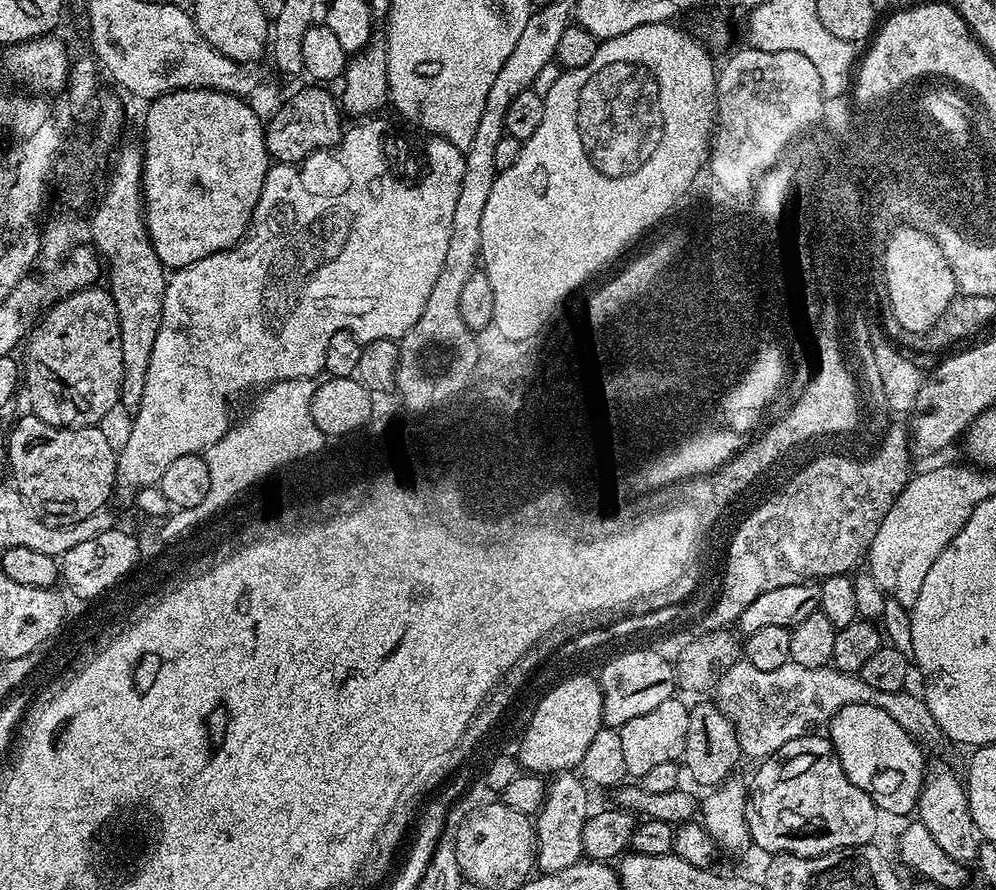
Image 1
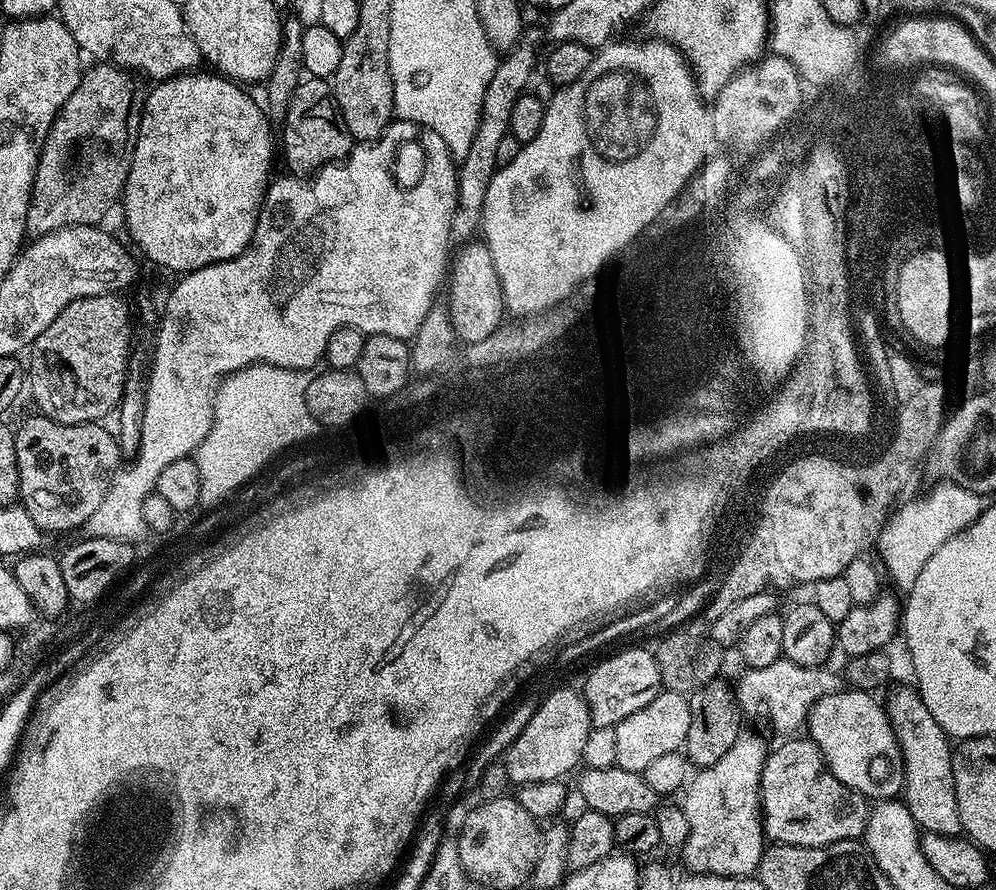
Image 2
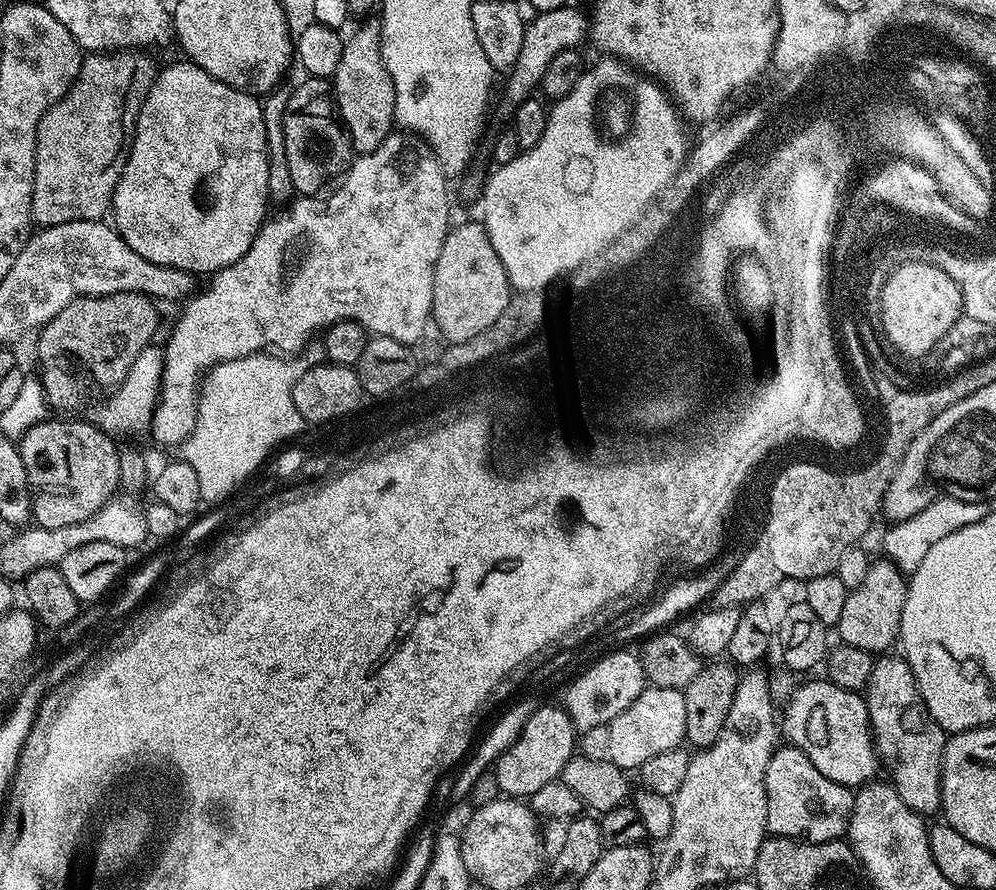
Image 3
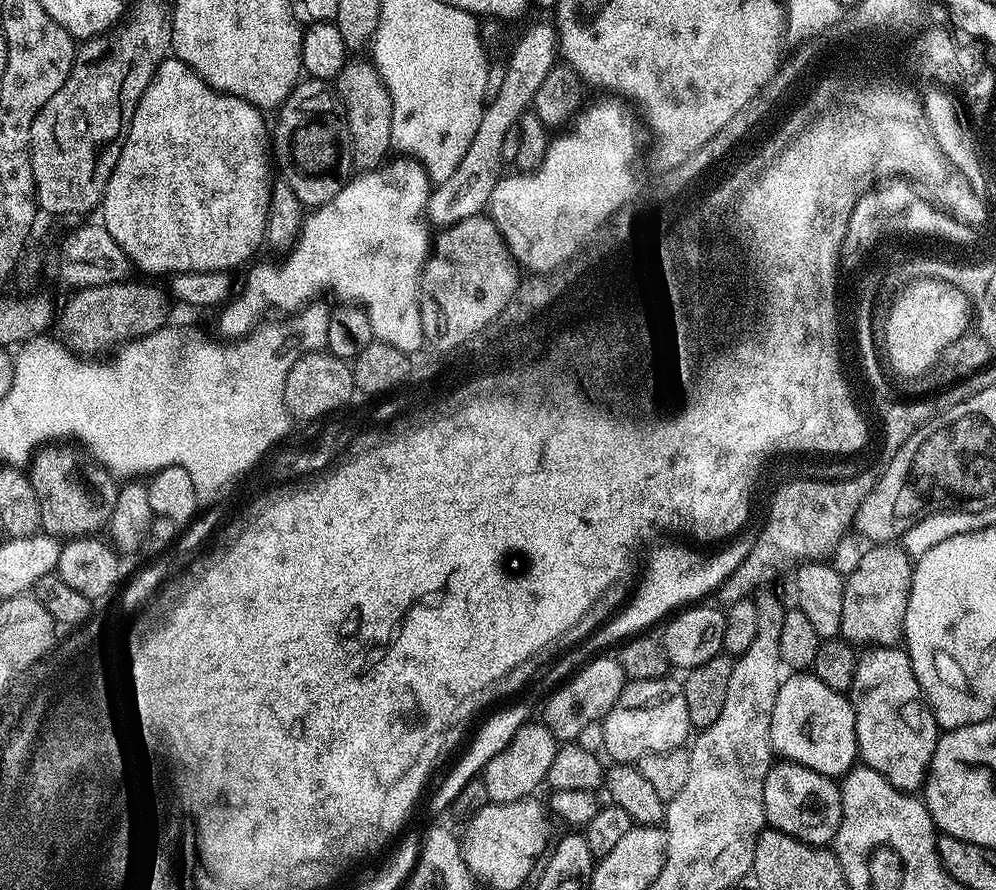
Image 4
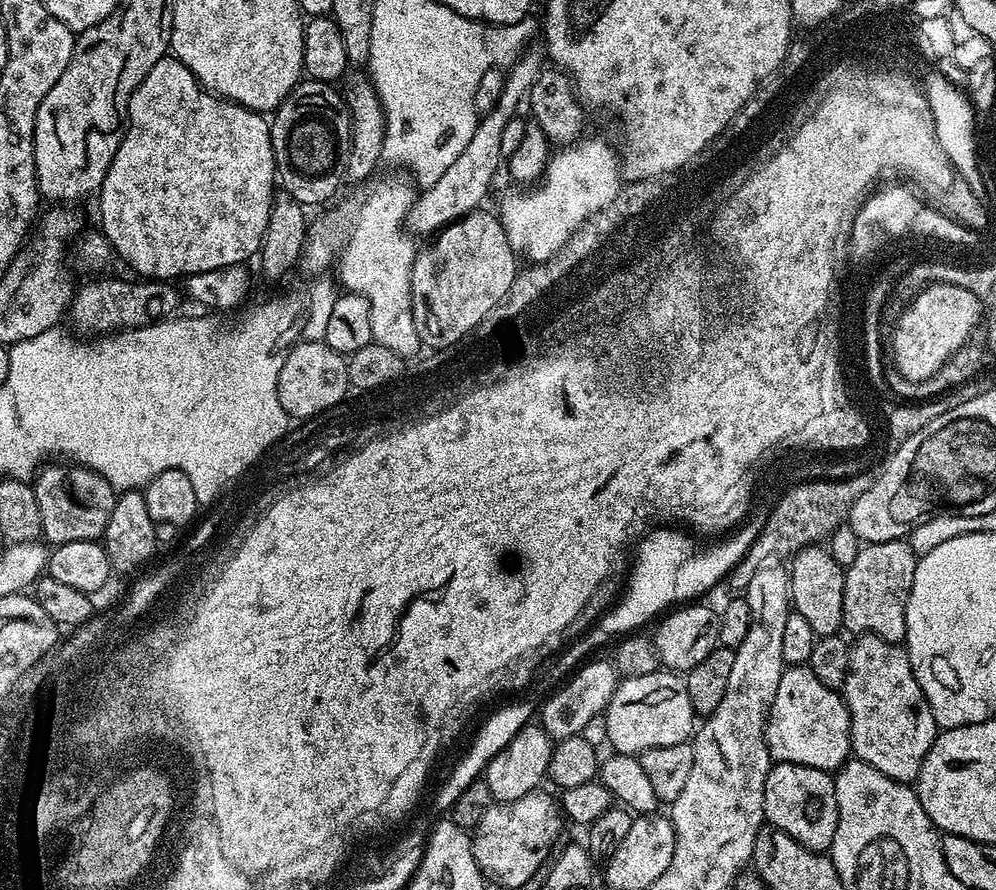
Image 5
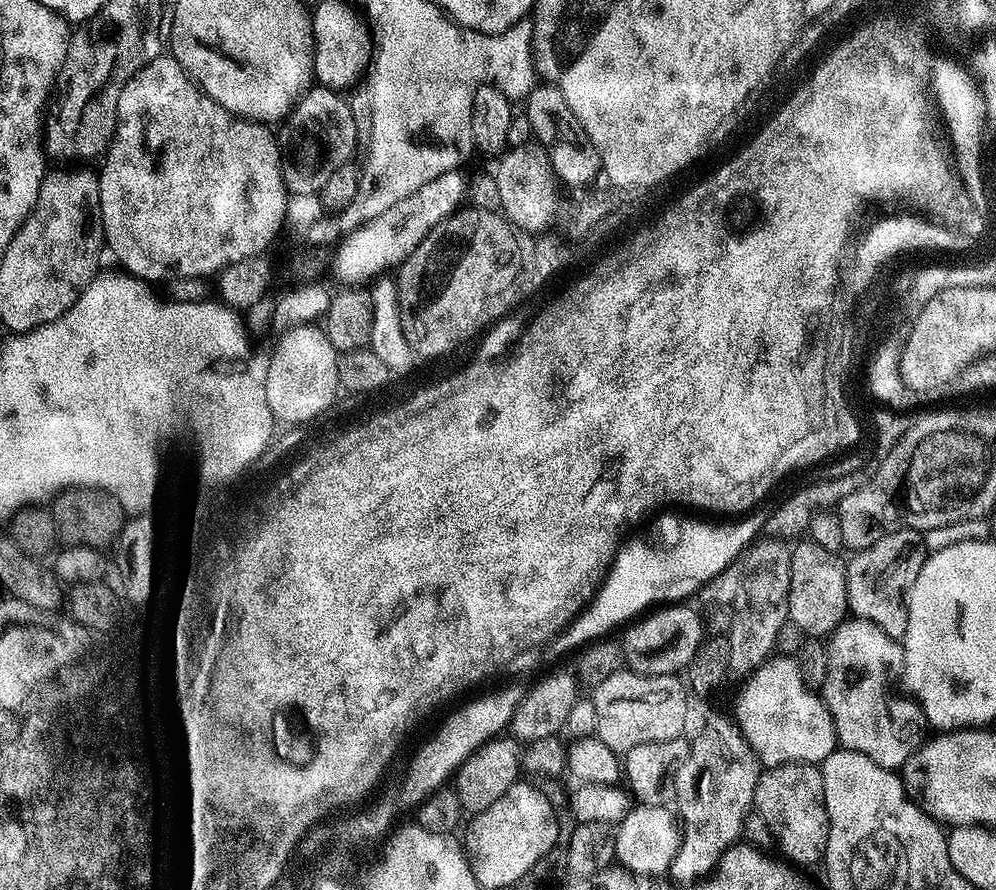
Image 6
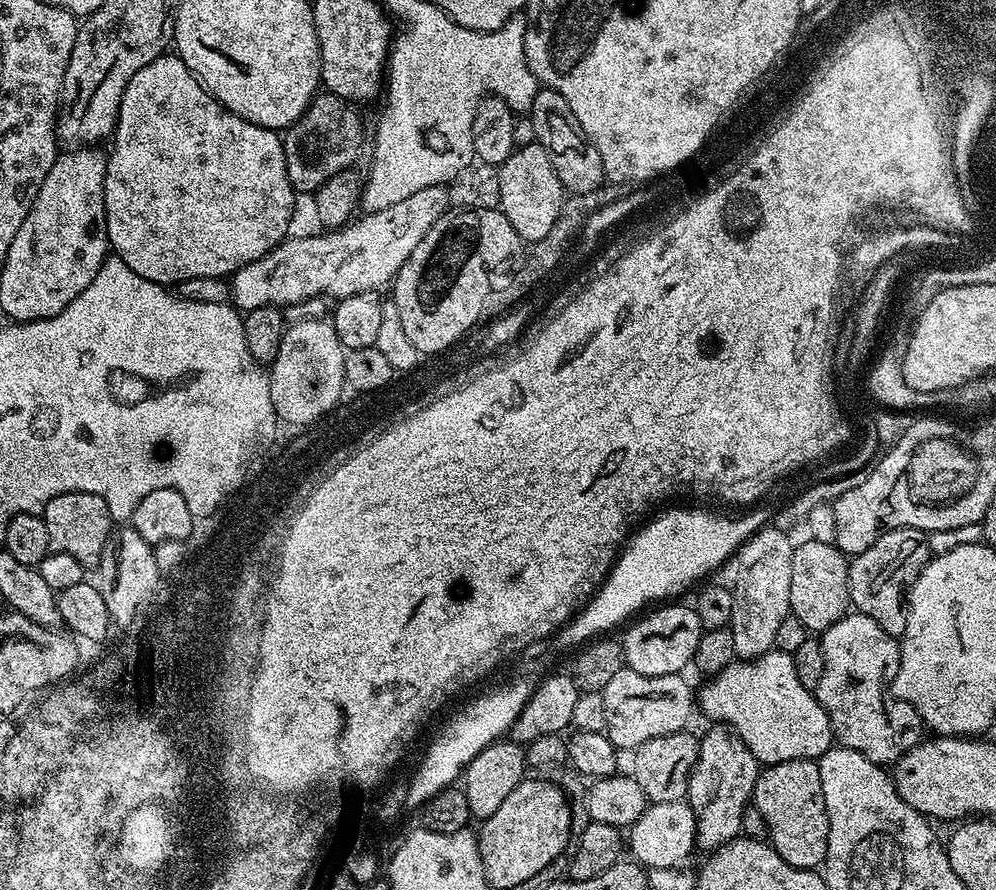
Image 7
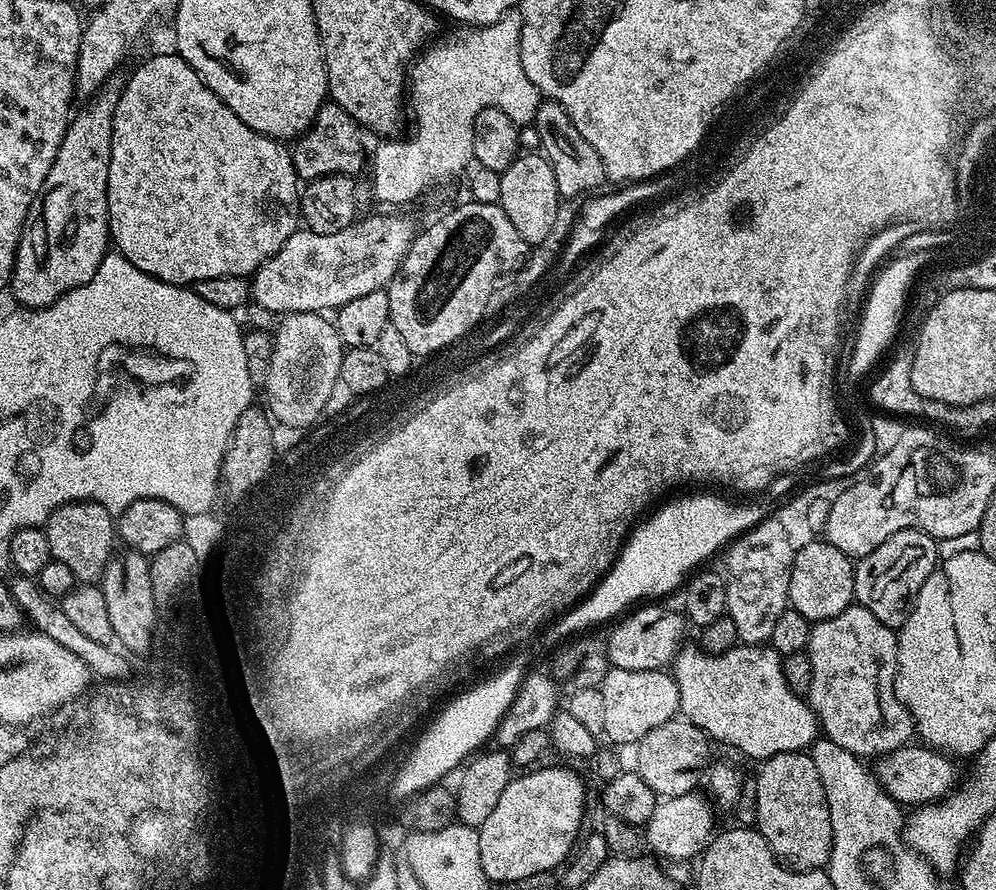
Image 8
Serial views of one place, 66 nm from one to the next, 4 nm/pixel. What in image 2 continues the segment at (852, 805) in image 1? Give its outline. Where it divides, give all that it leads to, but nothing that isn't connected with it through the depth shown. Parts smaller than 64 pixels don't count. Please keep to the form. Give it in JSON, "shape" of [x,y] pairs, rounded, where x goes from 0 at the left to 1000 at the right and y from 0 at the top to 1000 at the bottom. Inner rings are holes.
{"shape":[[[791,829],[788,836],[776,839],[767,856],[763,880],[763,910],[767,922],[767,938],[776,948],[820,953],[846,944],[863,944],[871,922],[873,903],[866,894],[860,894],[848,881],[841,879],[827,860],[825,847],[816,831]]]}

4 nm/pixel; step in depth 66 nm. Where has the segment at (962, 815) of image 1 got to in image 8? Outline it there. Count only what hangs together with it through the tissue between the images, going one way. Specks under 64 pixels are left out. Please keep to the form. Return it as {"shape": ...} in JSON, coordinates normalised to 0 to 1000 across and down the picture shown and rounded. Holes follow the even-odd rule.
{"shape":[[[856,681],[837,690],[837,694],[820,697],[815,701],[815,711],[809,729],[813,739],[813,775],[809,783],[811,792],[819,802],[826,826],[841,834],[847,845],[864,852],[883,852],[908,839],[918,827],[916,804],[900,782],[900,740],[902,715],[891,706],[873,685]]]}

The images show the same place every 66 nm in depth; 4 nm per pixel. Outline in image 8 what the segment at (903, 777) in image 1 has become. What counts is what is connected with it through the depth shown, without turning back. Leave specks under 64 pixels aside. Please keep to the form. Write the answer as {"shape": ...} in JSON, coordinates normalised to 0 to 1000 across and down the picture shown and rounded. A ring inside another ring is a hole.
{"shape":[[[743,724],[717,737],[702,726],[691,727],[684,727],[677,743],[677,758],[683,781],[682,803],[686,808],[697,811],[697,816],[704,818],[720,837],[732,836],[758,856],[769,855],[777,847],[814,842],[821,829],[819,802],[810,785],[789,766],[787,744],[778,728],[767,724]]]}

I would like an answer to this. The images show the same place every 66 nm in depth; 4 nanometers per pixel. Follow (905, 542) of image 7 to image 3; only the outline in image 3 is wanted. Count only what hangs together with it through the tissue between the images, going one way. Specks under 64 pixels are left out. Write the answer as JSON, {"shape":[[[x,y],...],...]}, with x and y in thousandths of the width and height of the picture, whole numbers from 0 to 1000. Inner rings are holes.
{"shape":[[[884,627],[884,630],[872,633],[869,649],[865,649],[865,658],[854,662],[849,672],[849,681],[845,681],[845,694],[837,702],[837,710],[843,713],[844,725],[852,724],[861,730],[869,730],[877,735],[888,735],[895,724],[901,722],[906,699],[906,685],[912,682],[910,667],[912,652],[895,629]]]}

